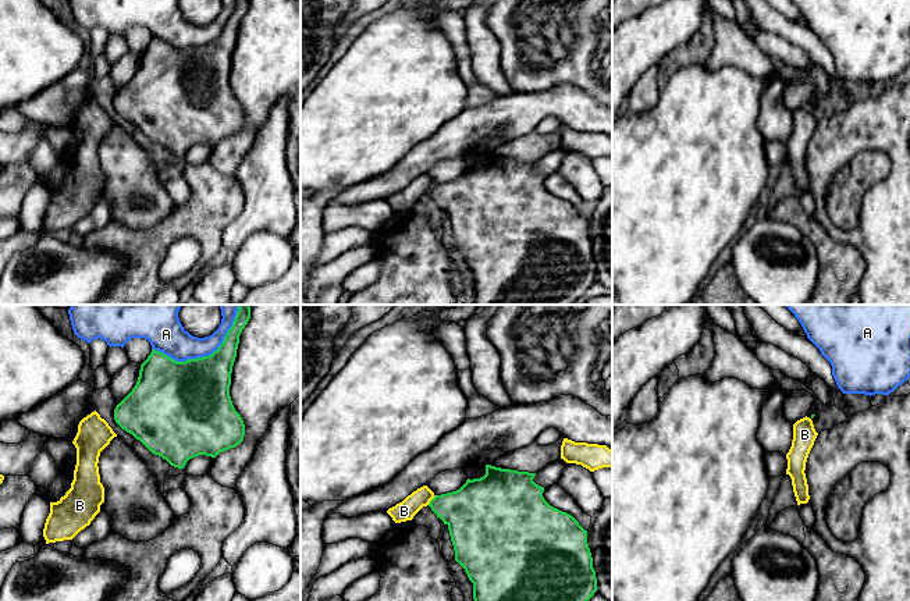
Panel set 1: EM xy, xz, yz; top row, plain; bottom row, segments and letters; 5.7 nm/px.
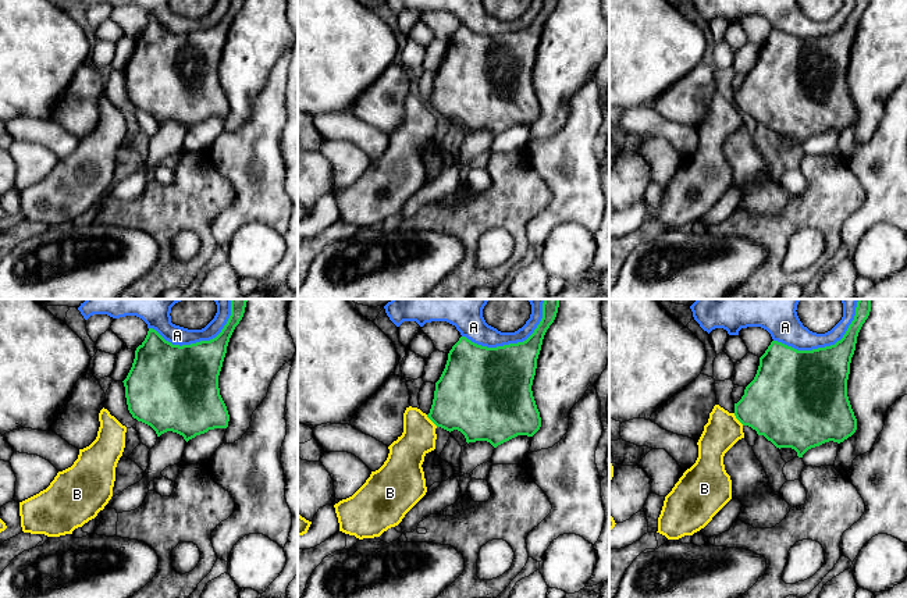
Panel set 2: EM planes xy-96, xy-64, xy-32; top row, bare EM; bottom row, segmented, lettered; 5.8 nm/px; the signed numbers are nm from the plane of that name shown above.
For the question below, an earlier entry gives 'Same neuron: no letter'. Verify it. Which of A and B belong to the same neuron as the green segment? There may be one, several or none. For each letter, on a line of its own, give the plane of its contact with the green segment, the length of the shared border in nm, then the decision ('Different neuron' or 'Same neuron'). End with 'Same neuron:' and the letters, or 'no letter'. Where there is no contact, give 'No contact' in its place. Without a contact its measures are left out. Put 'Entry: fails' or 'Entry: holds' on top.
Entry: holds
A: Touches green in xy. Shared border 550 nm. Different neuron
B: Touches green in xz. Shared border 80 nm. Different neuron
Same neuron: no letter

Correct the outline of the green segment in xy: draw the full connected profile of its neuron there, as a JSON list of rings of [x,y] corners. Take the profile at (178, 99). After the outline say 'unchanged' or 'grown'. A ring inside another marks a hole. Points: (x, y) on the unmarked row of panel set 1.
[[[237,0],[223,32],[209,45],[177,50],[152,38],[141,53],[135,75],[114,97],[115,111],[152,142],[178,157],[184,157],[195,145],[216,146],[220,141],[239,134],[245,124],[245,113],[232,93],[230,74],[239,24],[249,7],[250,0]]]; unchanged

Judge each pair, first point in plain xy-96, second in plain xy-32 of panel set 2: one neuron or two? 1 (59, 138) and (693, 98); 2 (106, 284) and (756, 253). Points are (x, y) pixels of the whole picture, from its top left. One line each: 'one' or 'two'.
1: two
2: one

